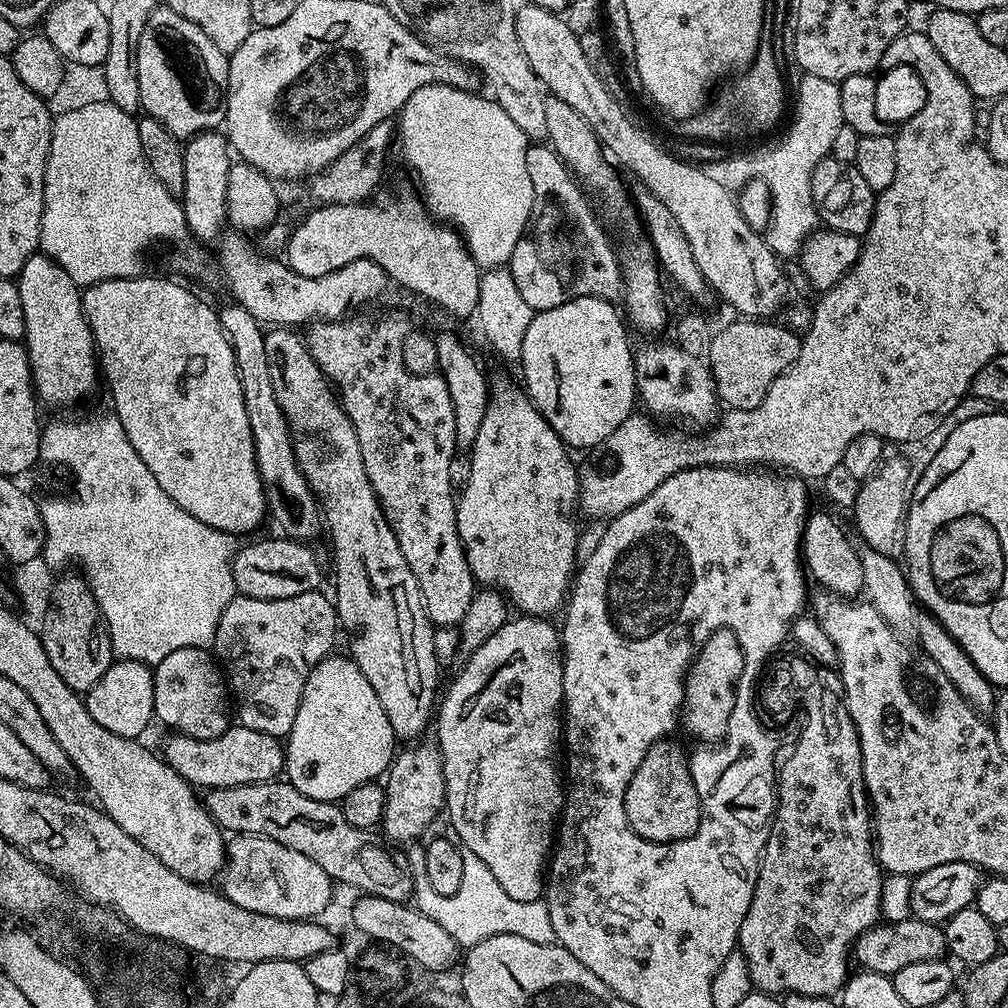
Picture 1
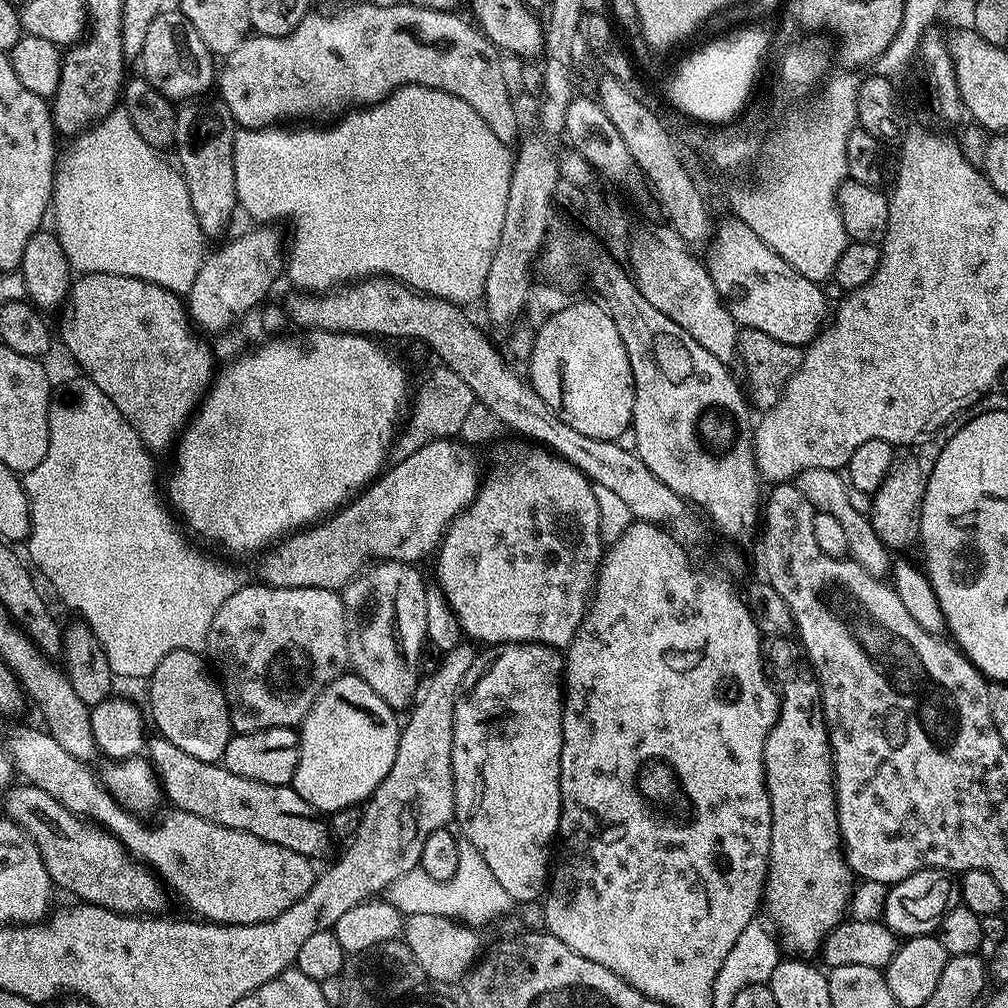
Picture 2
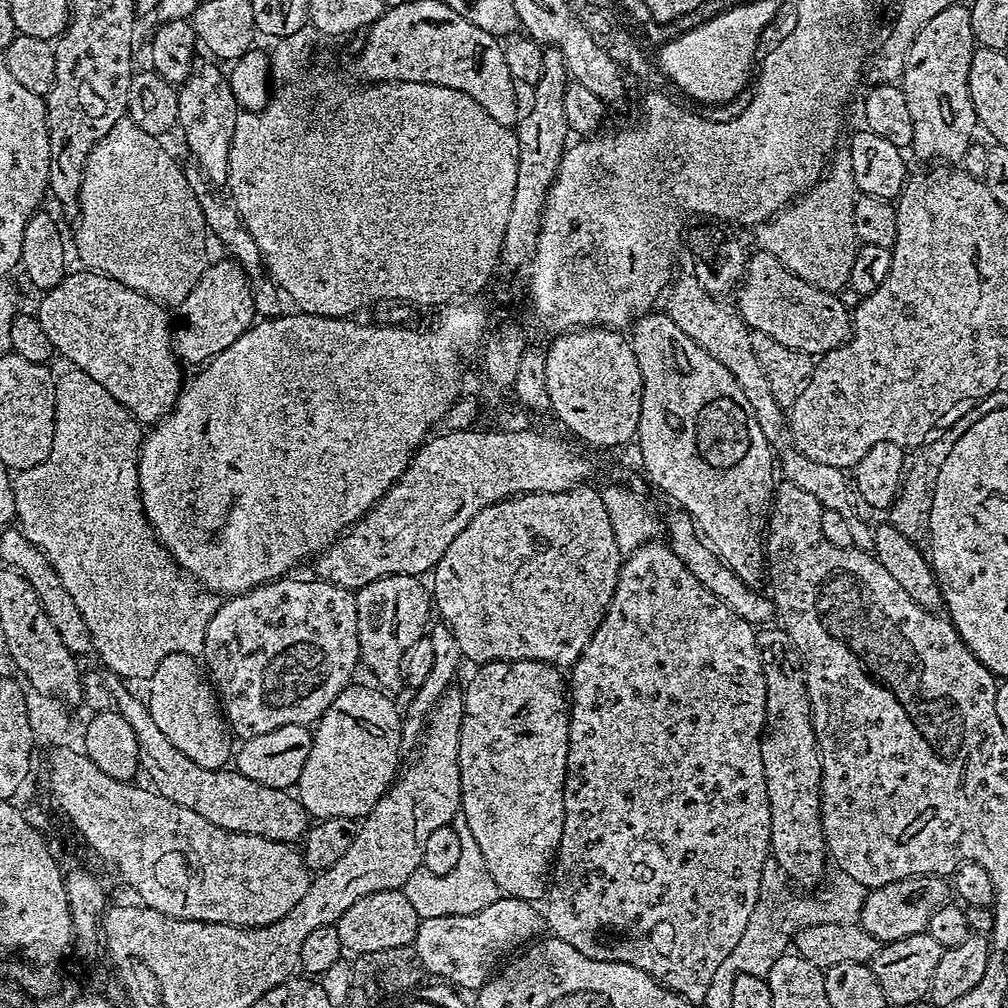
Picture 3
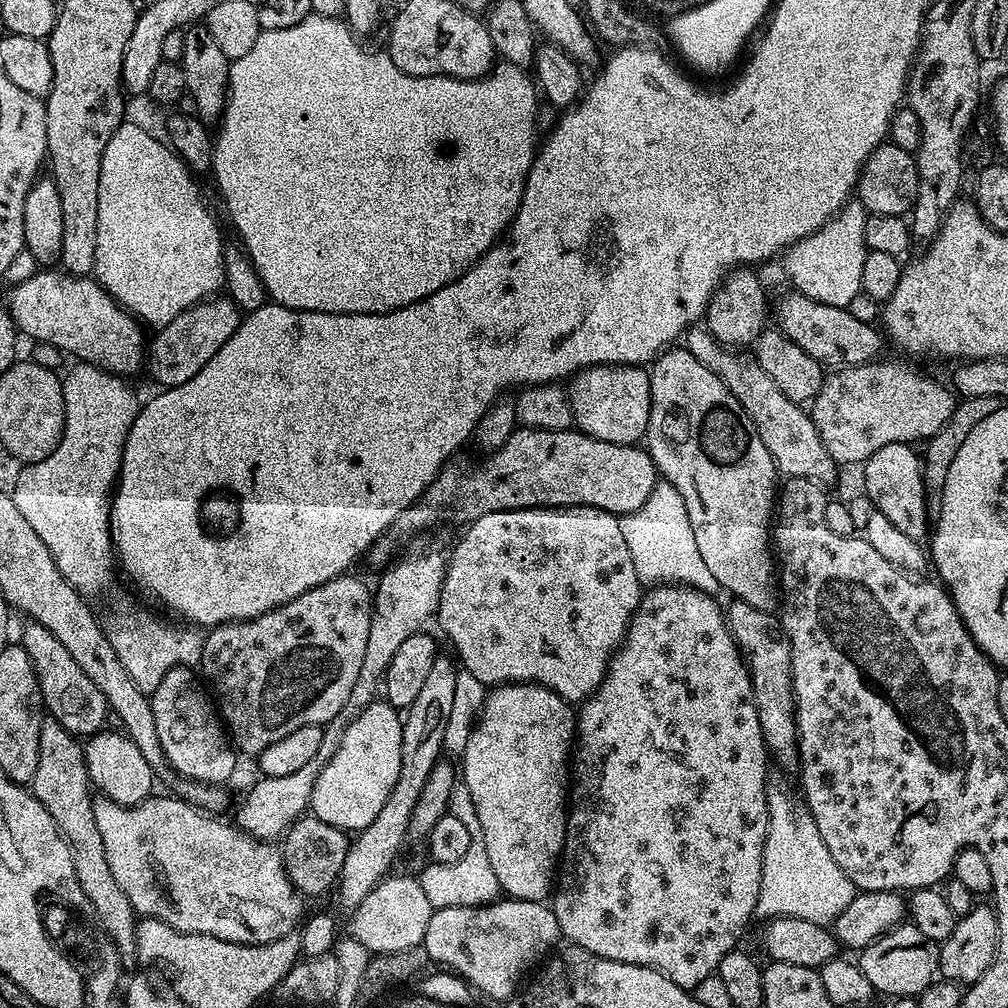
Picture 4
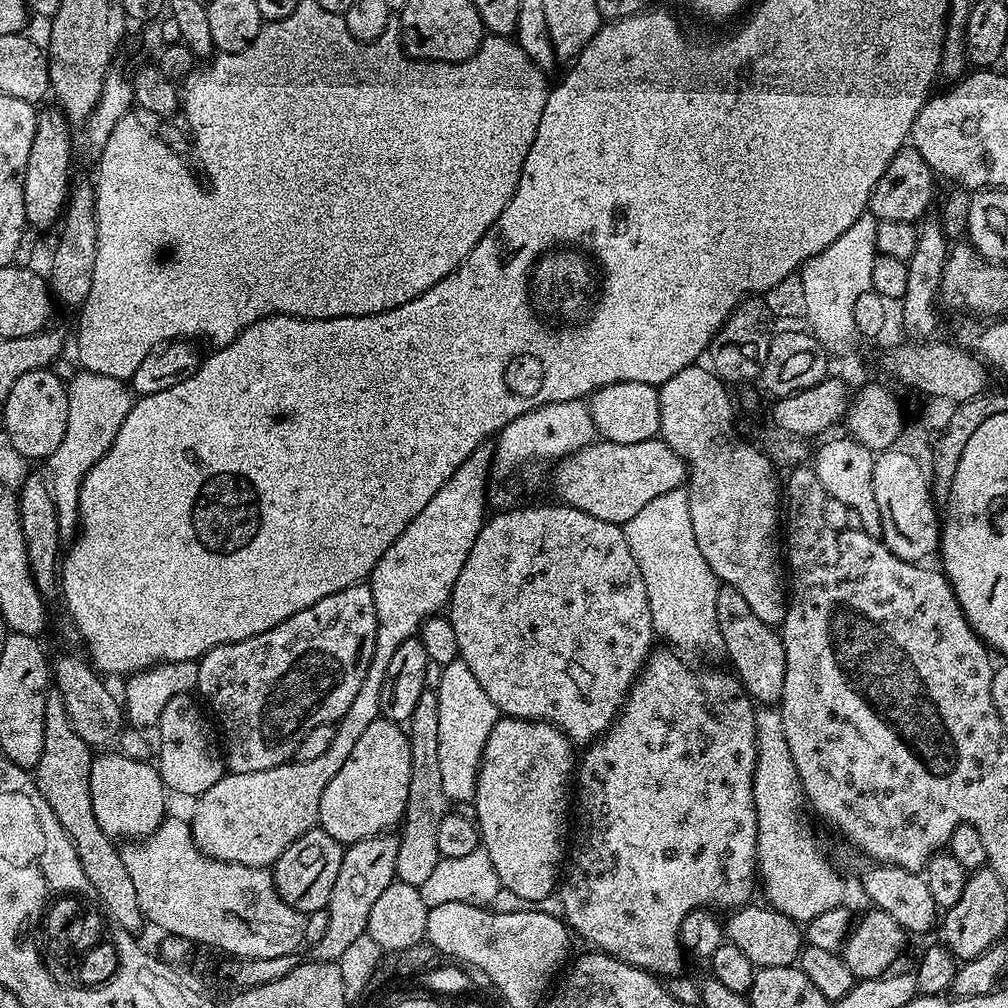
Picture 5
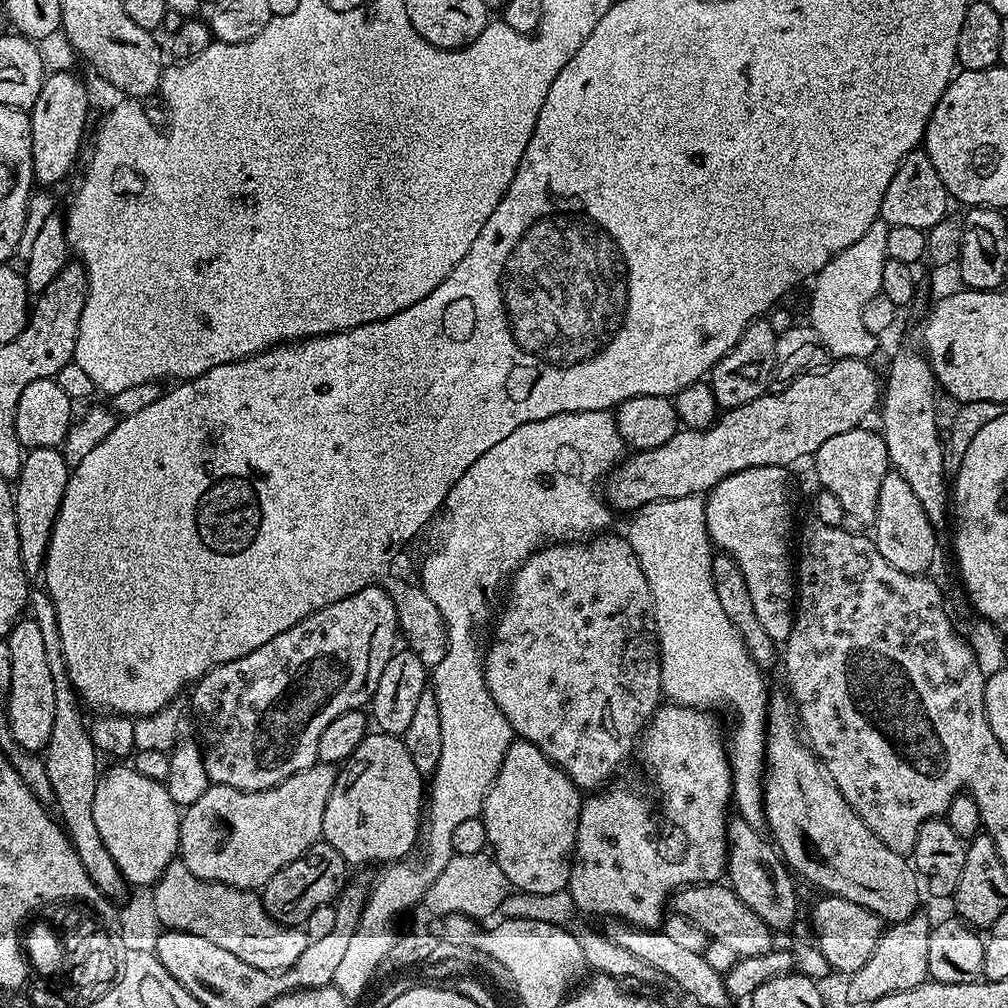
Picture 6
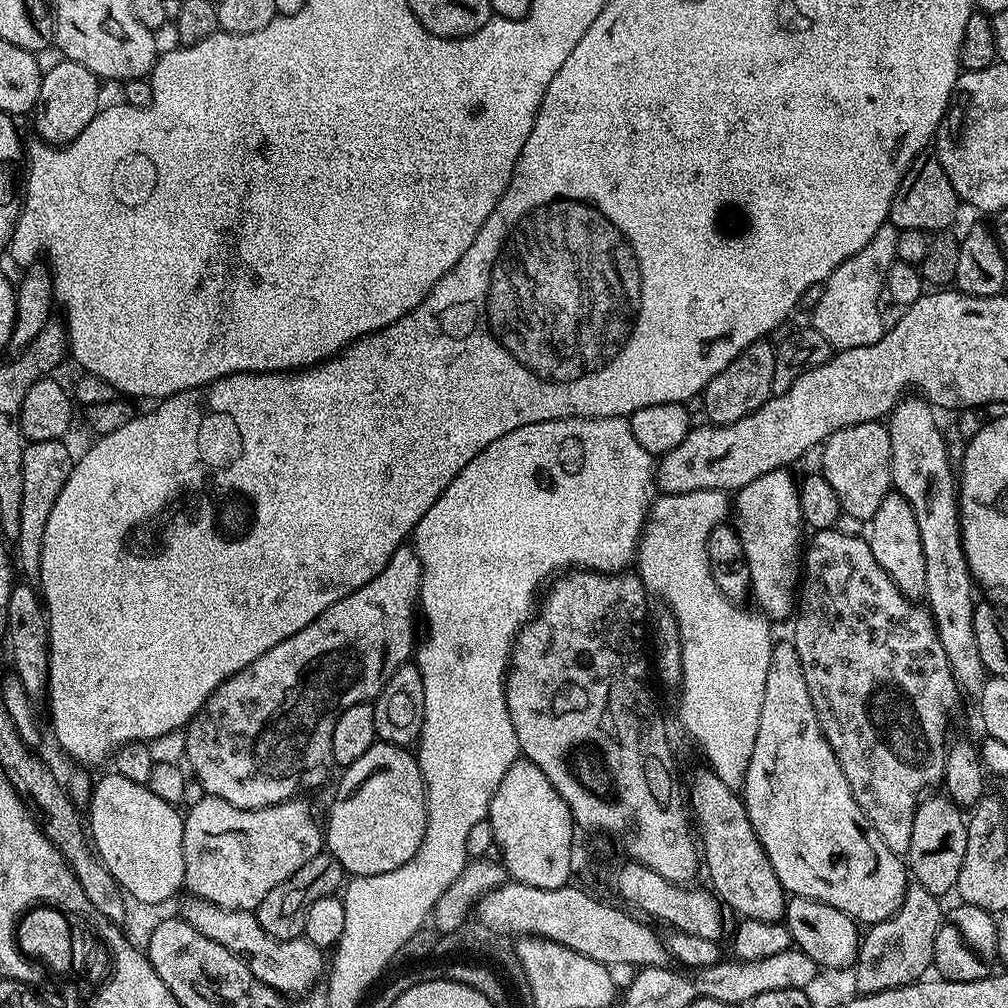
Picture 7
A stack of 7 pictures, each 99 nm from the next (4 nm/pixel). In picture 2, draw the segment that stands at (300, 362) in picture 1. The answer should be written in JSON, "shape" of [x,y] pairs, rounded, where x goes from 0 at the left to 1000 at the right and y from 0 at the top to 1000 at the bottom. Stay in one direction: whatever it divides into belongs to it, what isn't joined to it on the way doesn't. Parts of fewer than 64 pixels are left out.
{"shape":[[[397,556],[373,558],[339,585],[348,666],[358,671],[379,696],[394,704],[408,703],[416,688],[417,650],[423,644],[425,630],[423,593],[427,587],[421,584],[421,575],[413,565]]]}

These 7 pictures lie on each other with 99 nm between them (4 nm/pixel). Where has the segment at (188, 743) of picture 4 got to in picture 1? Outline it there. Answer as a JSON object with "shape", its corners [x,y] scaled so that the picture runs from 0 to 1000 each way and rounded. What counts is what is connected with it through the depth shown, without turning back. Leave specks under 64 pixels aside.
{"shape":[[[182,643],[153,661],[153,710],[172,727],[197,734],[216,732],[228,720],[228,687],[206,643]]]}

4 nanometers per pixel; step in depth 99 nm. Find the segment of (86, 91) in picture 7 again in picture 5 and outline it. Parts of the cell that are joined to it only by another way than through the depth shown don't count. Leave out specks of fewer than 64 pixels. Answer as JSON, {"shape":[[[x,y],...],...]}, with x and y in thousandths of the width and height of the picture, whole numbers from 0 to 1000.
{"shape":[[[56,105],[41,110],[36,116],[34,142],[30,145],[30,157],[26,157],[24,174],[24,221],[40,232],[47,226],[57,225],[69,193],[67,174],[71,171],[71,159],[73,163],[73,135],[67,129],[69,123]]]}

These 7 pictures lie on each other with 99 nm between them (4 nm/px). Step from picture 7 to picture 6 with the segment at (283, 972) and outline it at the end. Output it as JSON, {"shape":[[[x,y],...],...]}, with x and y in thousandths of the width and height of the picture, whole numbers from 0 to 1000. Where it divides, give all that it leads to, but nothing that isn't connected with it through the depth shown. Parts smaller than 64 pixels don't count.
{"shape":[[[181,855],[167,858],[150,882],[149,888],[160,918],[172,925],[196,927],[228,942],[240,954],[256,958],[256,962],[279,964],[304,942],[307,932],[301,920],[277,917],[262,901],[261,895],[253,884],[244,881],[230,881],[226,877],[214,877],[211,873],[197,873]]]}

